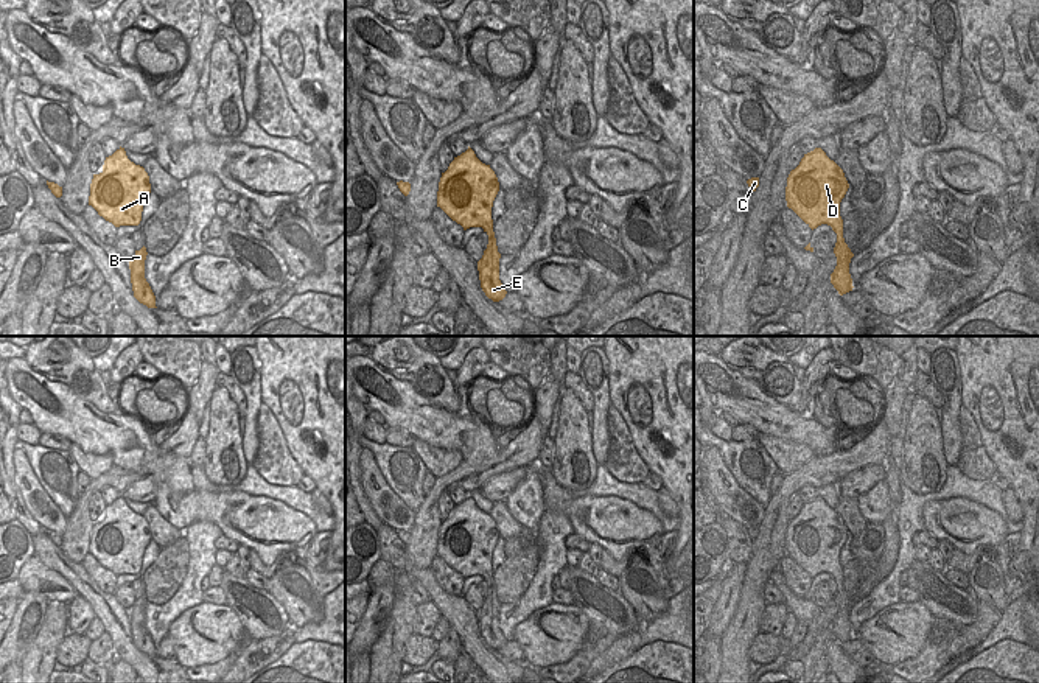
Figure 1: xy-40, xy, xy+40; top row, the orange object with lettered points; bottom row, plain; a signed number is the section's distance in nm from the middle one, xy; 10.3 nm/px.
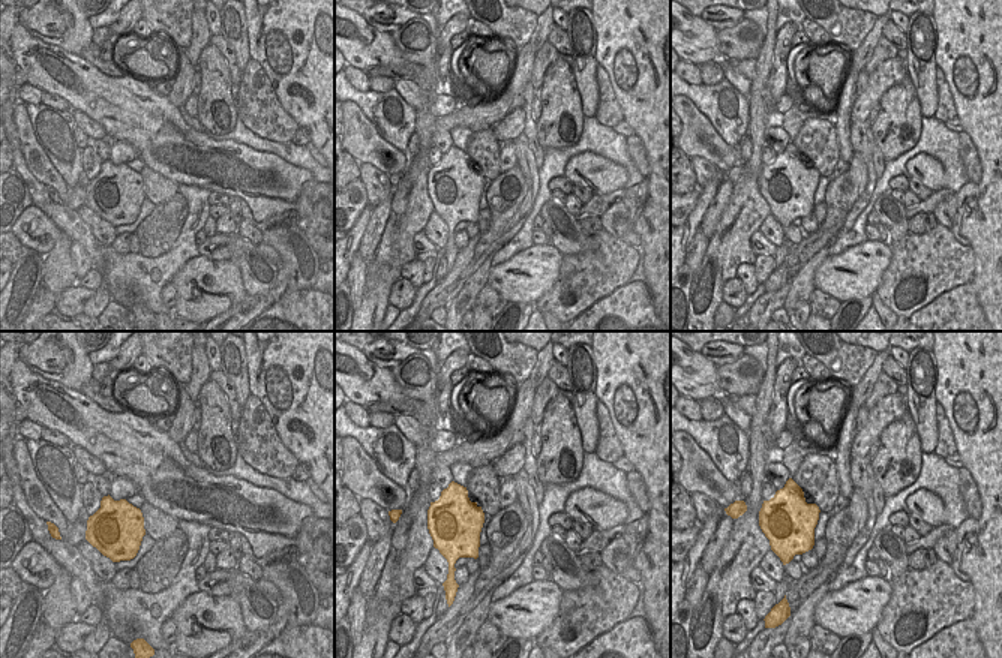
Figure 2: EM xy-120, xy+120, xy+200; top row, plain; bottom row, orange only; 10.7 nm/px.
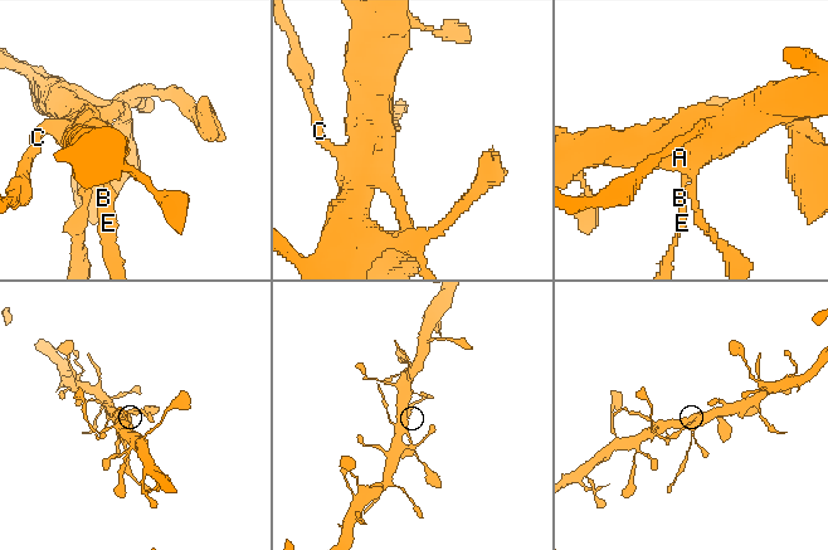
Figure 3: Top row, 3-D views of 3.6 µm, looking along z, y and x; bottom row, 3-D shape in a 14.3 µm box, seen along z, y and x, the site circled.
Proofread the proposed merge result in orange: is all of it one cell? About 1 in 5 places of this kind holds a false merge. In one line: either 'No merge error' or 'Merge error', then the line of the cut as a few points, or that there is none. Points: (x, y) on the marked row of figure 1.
Merge error. Split along xy+40 (843, 240), (837, 243).

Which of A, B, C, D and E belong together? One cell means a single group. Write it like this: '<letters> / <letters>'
A C D / B E

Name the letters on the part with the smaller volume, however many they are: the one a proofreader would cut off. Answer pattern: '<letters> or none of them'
B, E.

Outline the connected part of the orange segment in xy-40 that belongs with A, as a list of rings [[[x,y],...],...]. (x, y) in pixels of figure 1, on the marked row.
[[[120,146],[106,157],[103,171],[93,174],[89,205],[115,227],[138,226],[149,193],[148,173],[143,166],[131,162],[124,148]]]

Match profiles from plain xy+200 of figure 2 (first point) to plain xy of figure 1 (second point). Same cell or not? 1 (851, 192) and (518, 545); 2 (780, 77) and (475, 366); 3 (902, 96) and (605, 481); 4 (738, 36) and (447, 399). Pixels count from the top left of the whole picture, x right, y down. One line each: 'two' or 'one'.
1: one
2: one
3: two
4: one

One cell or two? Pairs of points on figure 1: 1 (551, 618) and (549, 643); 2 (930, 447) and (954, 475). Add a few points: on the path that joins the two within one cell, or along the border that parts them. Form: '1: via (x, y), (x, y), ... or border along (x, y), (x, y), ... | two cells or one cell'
1: via (551, 626), (551, 630), (560, 640), (557, 641) | one cell
2: border along (949, 465), (944, 484), (938, 490), (924, 495) | two cells

